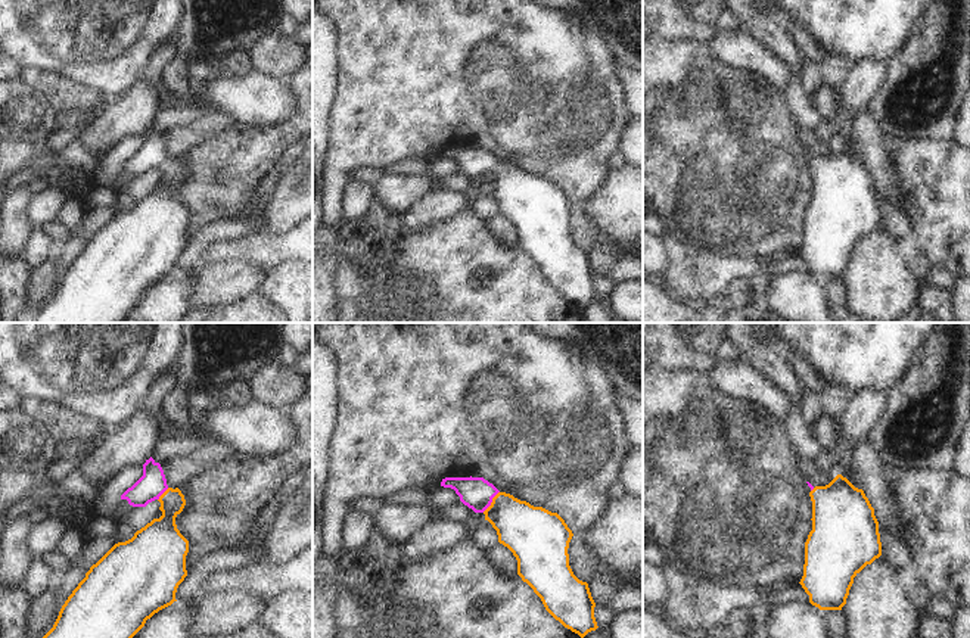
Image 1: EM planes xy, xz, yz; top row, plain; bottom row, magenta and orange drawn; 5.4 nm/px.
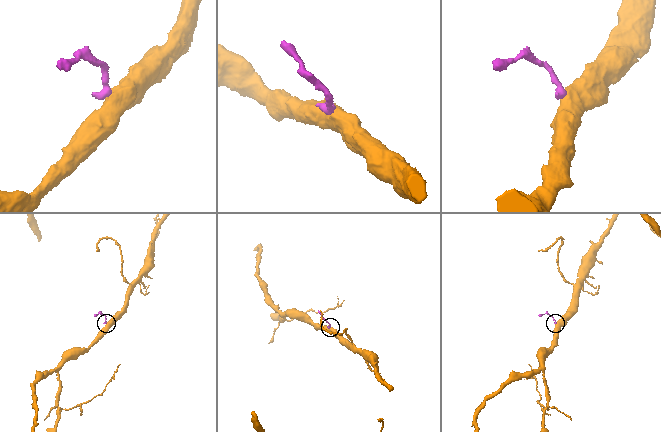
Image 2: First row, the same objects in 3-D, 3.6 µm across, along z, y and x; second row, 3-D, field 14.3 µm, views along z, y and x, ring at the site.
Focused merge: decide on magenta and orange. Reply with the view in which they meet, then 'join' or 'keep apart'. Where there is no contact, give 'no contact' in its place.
contact in xz; join

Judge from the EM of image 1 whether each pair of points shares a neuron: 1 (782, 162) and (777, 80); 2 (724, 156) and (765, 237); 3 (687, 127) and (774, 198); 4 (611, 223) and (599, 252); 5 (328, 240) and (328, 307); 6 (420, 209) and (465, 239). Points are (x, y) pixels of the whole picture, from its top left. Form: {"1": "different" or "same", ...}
{"1": "different", "2": "same", "3": "same", "4": "different", "5": "same", "6": "different"}

